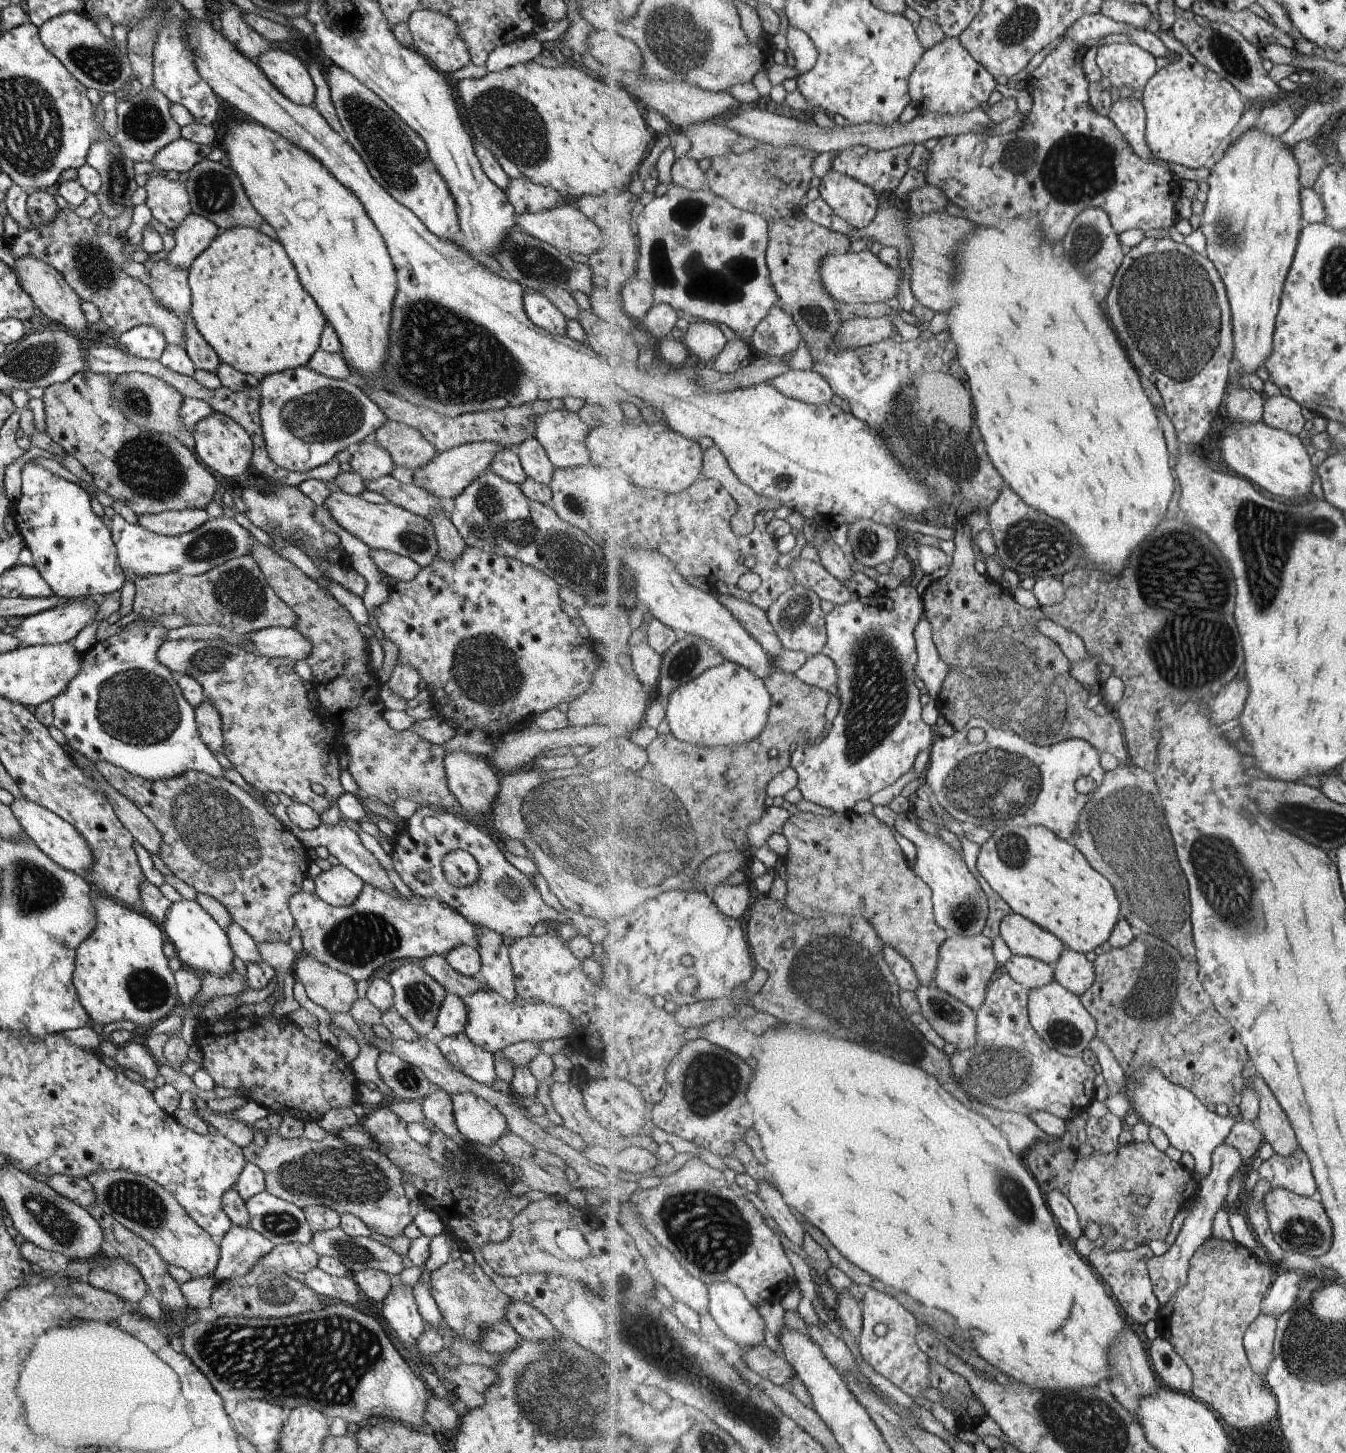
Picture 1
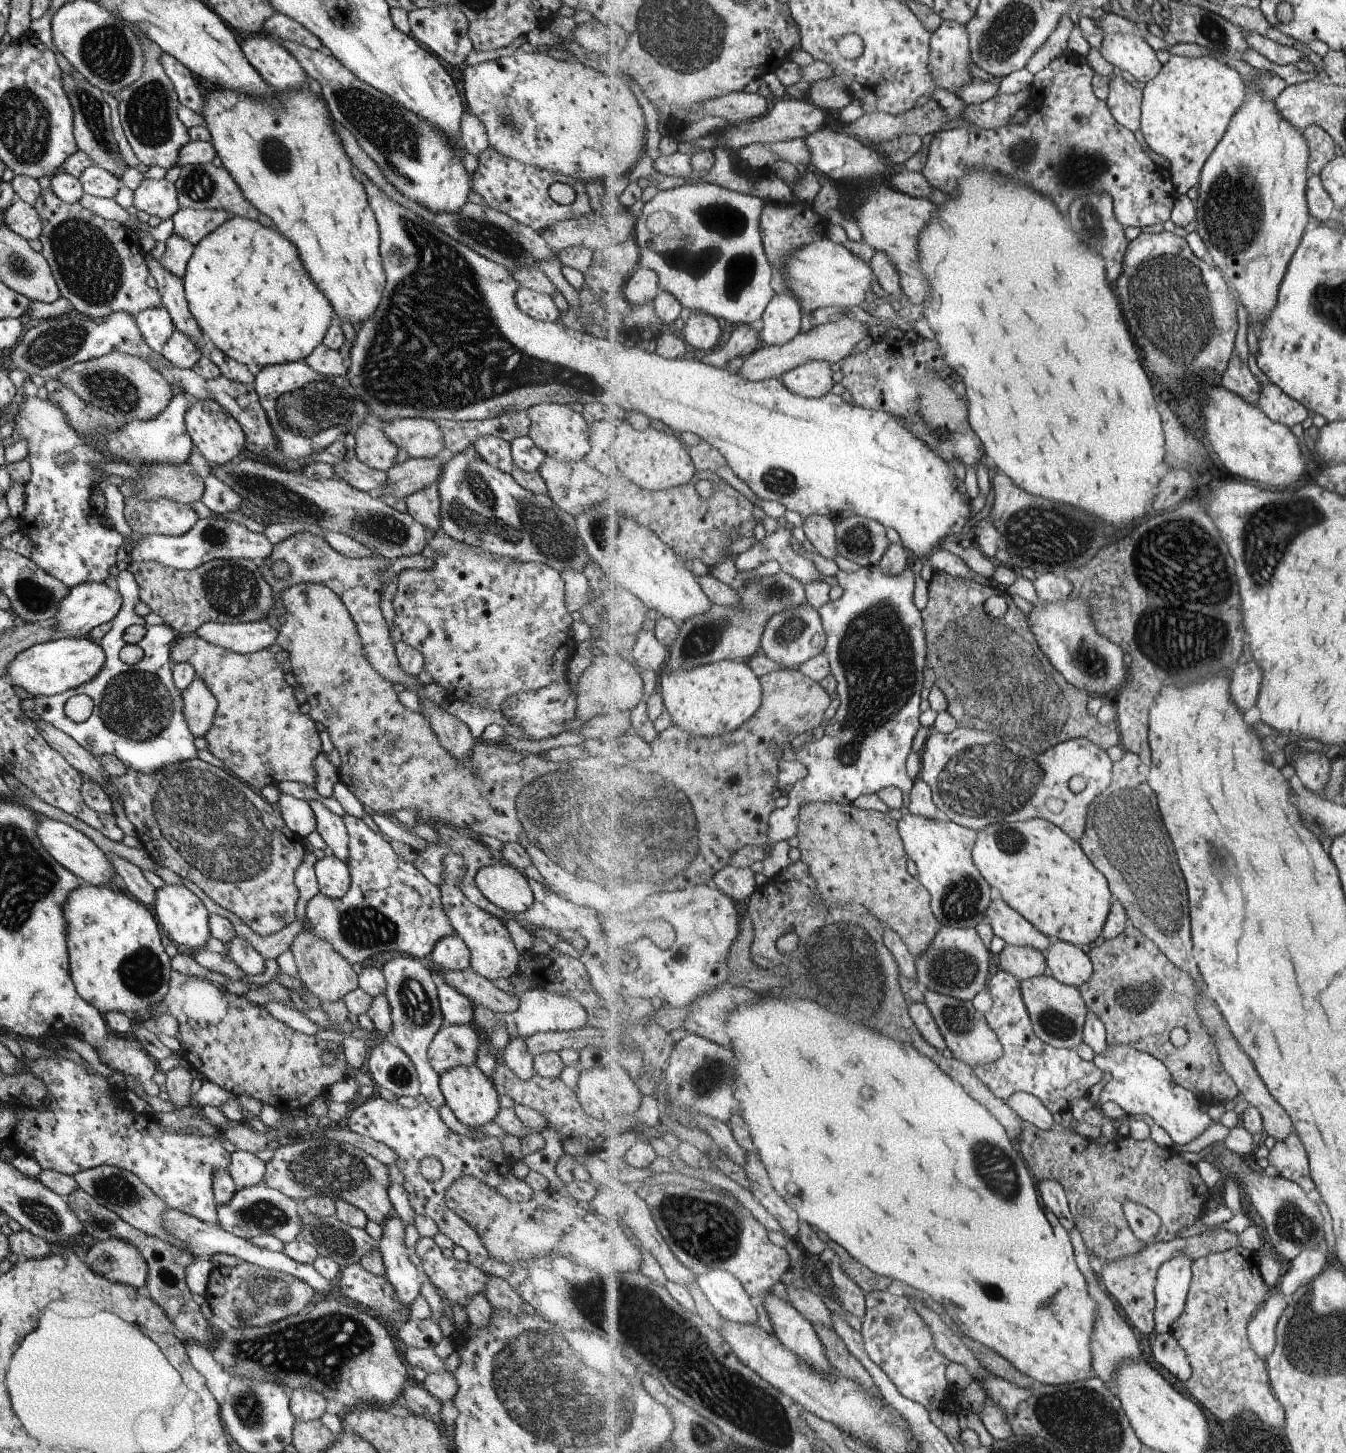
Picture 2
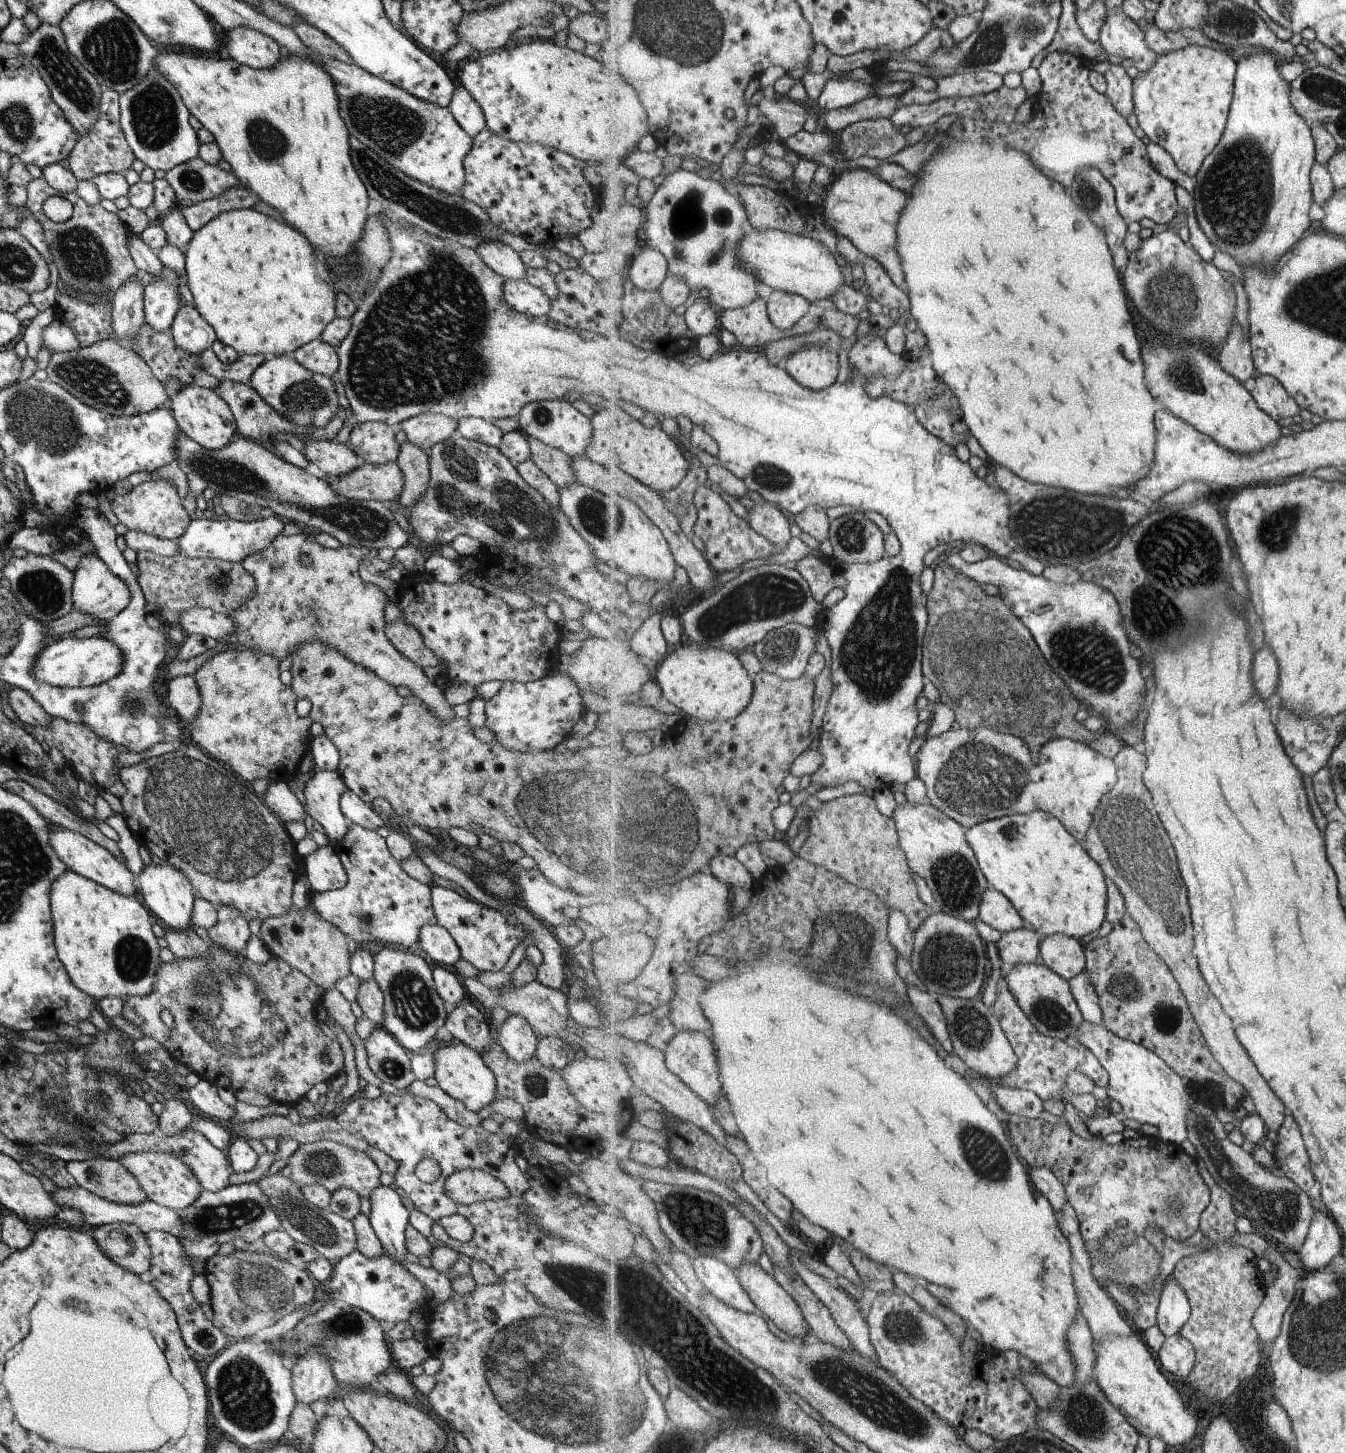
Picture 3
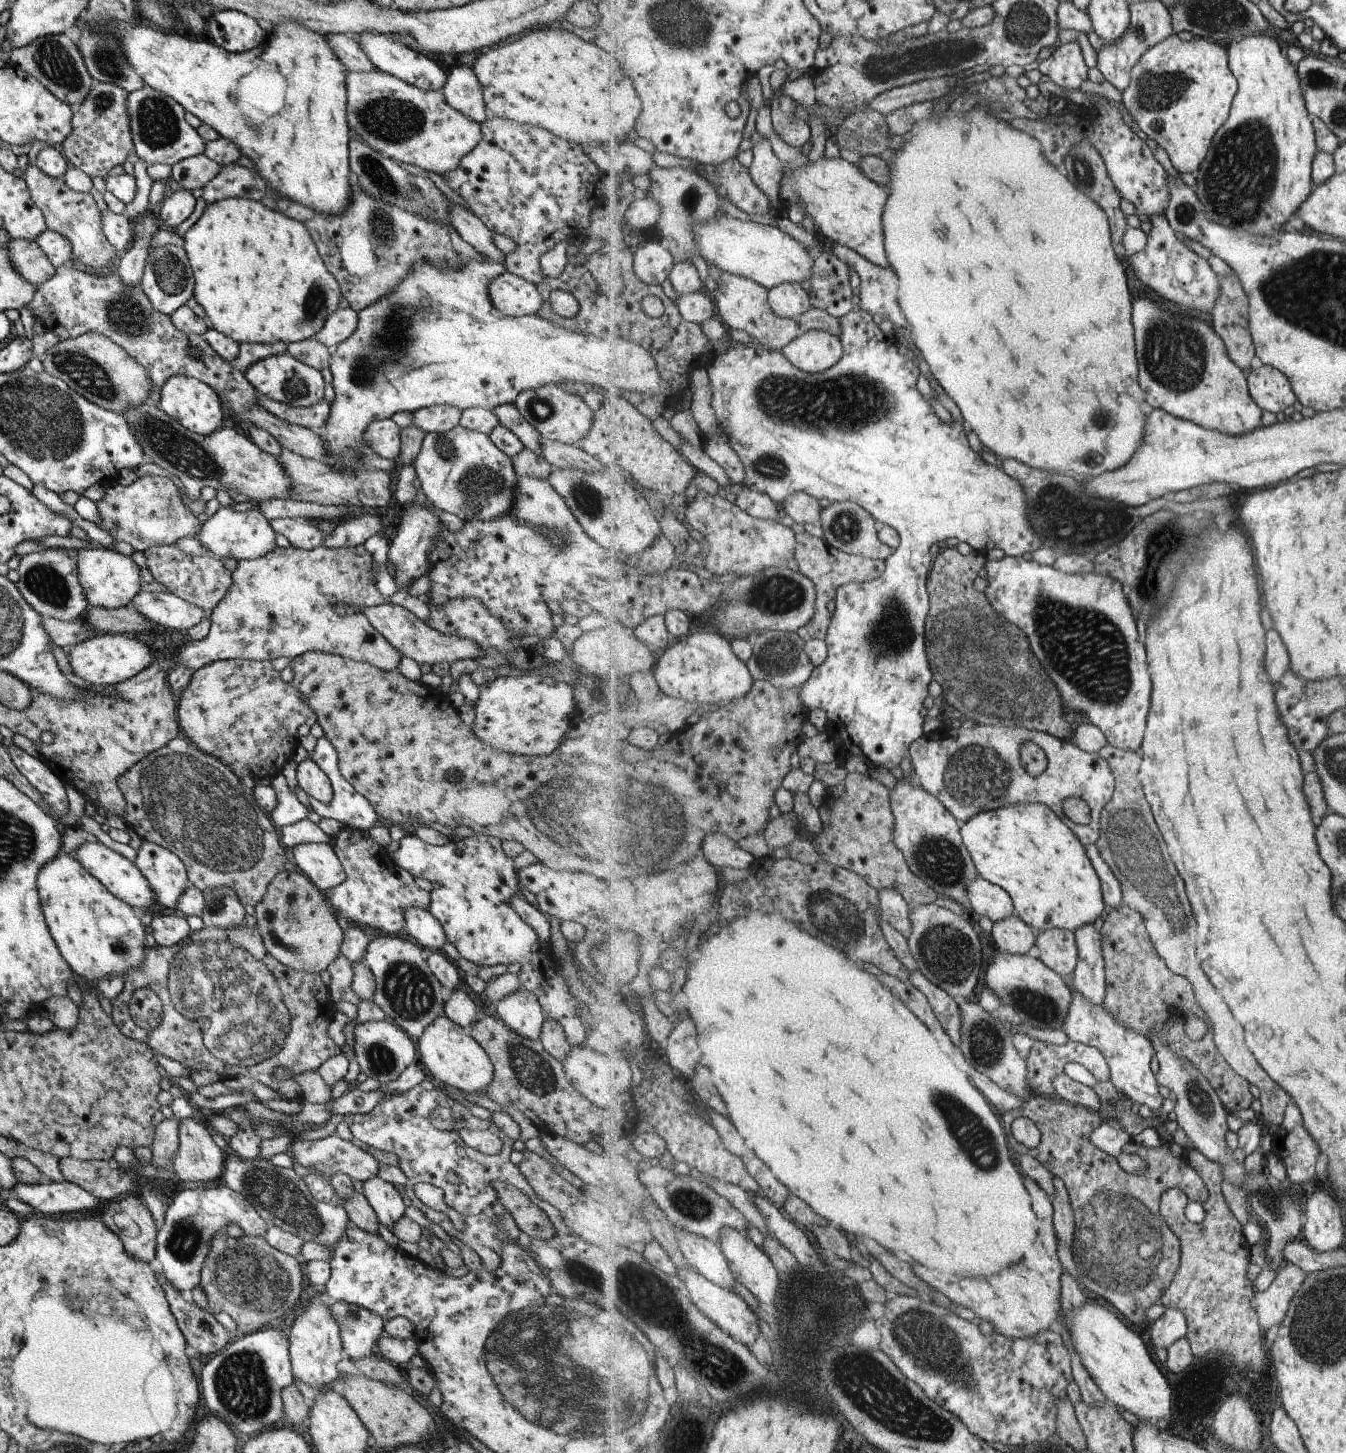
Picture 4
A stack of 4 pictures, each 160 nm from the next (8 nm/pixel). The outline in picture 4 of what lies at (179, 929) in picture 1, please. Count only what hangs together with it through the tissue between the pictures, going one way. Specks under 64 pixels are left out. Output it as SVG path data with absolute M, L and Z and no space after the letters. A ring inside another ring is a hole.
M141 842L135 852L134 866L147 880L153 900L162 906L164 912L177 908L179 896L190 885L183 864L169 850L155 846L151 842Z

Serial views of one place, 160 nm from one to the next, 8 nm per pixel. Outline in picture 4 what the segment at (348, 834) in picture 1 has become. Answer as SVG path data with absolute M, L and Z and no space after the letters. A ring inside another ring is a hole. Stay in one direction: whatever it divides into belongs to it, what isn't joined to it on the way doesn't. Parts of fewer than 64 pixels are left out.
M300 752L297 756L295 778L298 787L309 797L322 804L329 804L332 800L332 789L328 777L318 768L308 756L310 753Z

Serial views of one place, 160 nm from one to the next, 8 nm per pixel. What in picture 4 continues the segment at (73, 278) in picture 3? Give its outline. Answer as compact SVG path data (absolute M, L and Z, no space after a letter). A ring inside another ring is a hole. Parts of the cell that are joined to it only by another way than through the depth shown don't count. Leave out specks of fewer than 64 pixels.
M25 166L23 183L30 200L43 214L46 229L63 236L71 246L71 262L93 274L113 272L120 253L107 242L101 228L101 212L90 194L70 190L62 178L49 178L35 166Z

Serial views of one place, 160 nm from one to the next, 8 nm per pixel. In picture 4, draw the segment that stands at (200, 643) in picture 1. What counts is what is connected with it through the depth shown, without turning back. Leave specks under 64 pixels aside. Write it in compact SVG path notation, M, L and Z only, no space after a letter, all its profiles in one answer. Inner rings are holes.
M225 659L208 663L192 671L187 688L179 694L177 700L177 725L182 735L200 752L218 759L236 778L245 776L259 782L271 780L281 774L283 765L297 758L300 753L297 728L302 724L308 727L316 723L315 714L299 698L300 693L290 683L280 678L270 661Z

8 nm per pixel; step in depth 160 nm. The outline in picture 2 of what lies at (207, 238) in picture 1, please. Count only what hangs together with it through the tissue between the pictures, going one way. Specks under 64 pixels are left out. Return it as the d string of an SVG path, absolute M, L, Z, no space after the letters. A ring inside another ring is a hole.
M179 208L173 216L173 234L187 240L191 246L197 245L203 236L211 234L217 226L225 222L227 214L223 210L195 210Z

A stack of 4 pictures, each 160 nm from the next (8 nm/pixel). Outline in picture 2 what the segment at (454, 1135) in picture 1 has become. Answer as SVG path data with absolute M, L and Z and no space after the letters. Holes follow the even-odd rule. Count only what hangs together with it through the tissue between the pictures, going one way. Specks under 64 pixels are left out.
M393 953L392 958L382 965L383 968L380 972L386 985L384 996L390 1009L391 1031L389 1037L411 1060L418 1077L419 1093L431 1108L437 1110L436 1108L445 1102L441 1090L439 1090L439 1074L431 1069L426 1056L431 1040L443 1026L436 996L436 979L416 957Z

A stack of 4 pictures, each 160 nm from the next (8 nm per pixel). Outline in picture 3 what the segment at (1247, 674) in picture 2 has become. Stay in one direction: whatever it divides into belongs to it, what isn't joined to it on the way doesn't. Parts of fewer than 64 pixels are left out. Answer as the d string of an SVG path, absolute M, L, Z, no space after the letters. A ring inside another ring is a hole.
M1271 646L1262 647L1256 654L1254 681L1263 698L1273 696L1279 688L1280 666Z

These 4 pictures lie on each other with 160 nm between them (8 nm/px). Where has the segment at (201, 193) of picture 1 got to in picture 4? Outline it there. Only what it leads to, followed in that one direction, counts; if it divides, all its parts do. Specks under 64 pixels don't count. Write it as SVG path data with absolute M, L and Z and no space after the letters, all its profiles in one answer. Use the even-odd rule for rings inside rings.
M202 153L185 158L185 160L179 160L177 164L172 165L169 179L189 192L202 189L211 178L217 176L219 170L220 167Z

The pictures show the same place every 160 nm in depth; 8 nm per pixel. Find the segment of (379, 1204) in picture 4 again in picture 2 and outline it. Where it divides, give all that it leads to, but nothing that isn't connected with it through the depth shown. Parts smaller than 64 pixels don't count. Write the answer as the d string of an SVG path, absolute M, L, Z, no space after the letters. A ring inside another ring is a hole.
M396 1215L381 1222L379 1253L385 1270L384 1278L391 1284L393 1294L408 1308L419 1296L420 1282L415 1266L409 1262L410 1249L405 1247L404 1228Z

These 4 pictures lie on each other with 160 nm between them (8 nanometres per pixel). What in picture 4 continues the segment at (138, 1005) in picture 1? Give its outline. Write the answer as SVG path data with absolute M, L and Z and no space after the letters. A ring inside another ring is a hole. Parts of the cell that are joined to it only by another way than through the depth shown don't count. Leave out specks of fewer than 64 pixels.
M61 850L39 868L37 894L41 914L61 958L78 980L95 986L99 978L122 976L127 970L143 966L145 932L133 908L109 892L75 862L72 854Z

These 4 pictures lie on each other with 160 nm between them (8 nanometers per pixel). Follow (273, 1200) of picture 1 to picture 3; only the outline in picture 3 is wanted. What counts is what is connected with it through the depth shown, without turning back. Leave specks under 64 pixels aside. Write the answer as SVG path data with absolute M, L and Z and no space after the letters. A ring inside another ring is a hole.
M247 1182L235 1186L227 1185L219 1192L202 1190L199 1198L191 1206L177 1211L181 1220L181 1236L176 1240L181 1250L191 1258L193 1275L203 1274L204 1263L217 1253L219 1246L226 1242L254 1243L261 1241L269 1232L279 1230L279 1218L271 1208L267 1196L259 1190L257 1182Z

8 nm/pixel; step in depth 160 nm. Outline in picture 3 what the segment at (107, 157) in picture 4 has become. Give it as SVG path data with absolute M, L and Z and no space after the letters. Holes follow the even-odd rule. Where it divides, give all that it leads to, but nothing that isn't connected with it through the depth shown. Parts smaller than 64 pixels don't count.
M102 89L99 100L99 116L93 122L93 130L83 134L71 148L67 156L67 168L76 180L91 179L95 174L123 173L129 169L134 161L133 154L125 142L119 124L118 95L113 90Z

